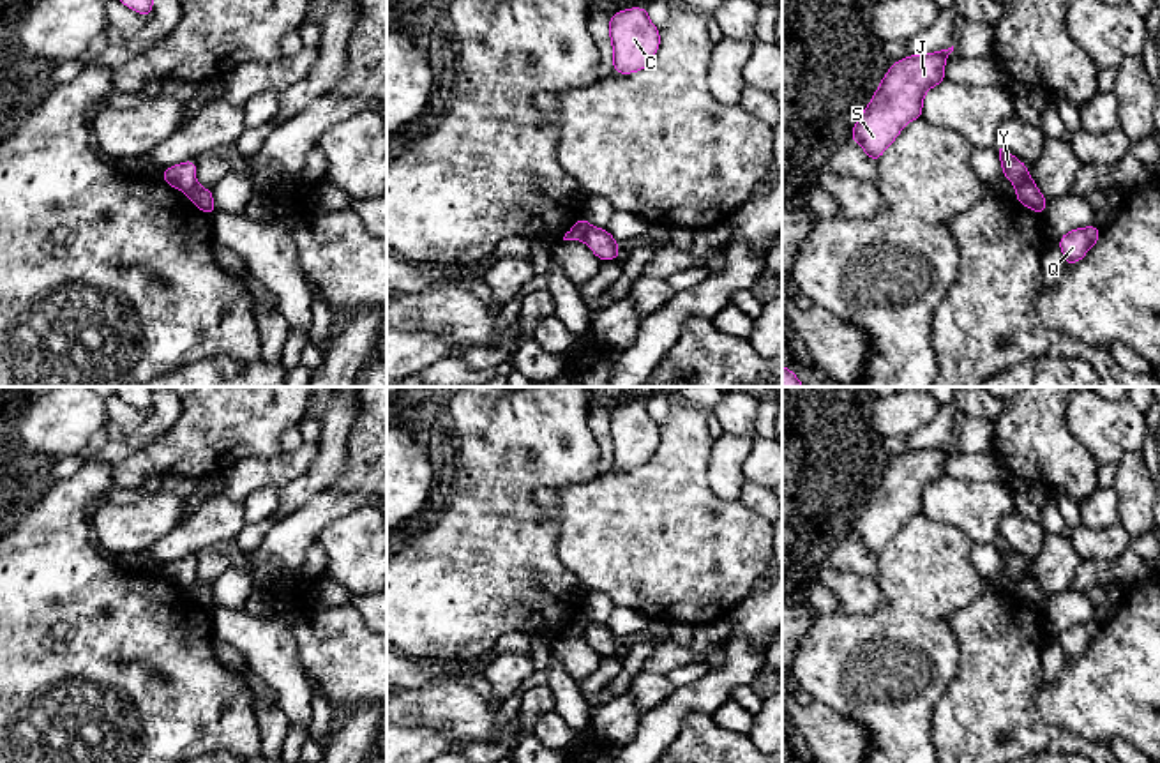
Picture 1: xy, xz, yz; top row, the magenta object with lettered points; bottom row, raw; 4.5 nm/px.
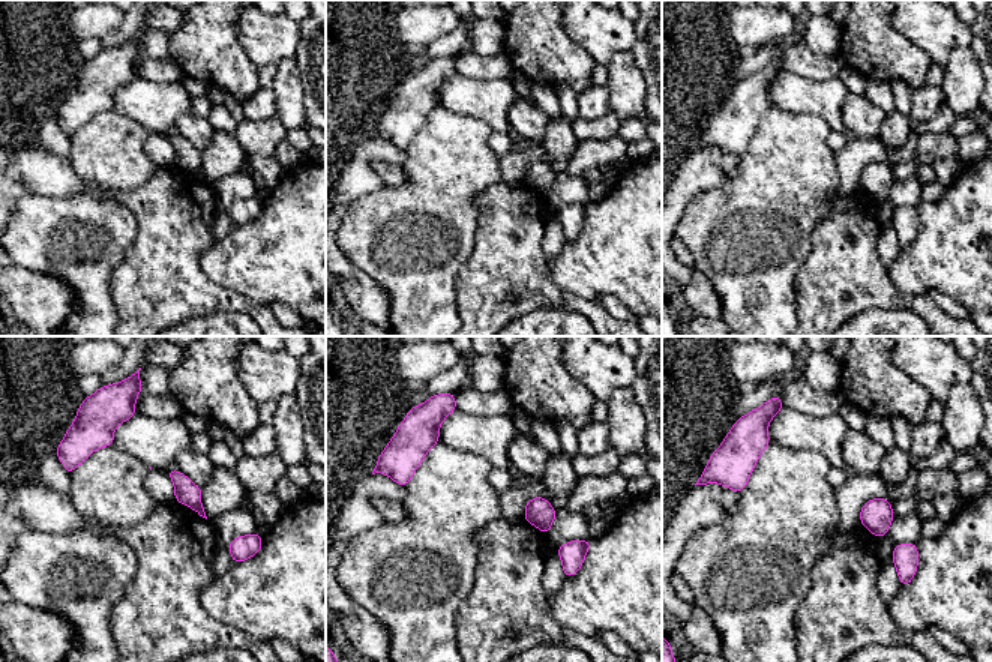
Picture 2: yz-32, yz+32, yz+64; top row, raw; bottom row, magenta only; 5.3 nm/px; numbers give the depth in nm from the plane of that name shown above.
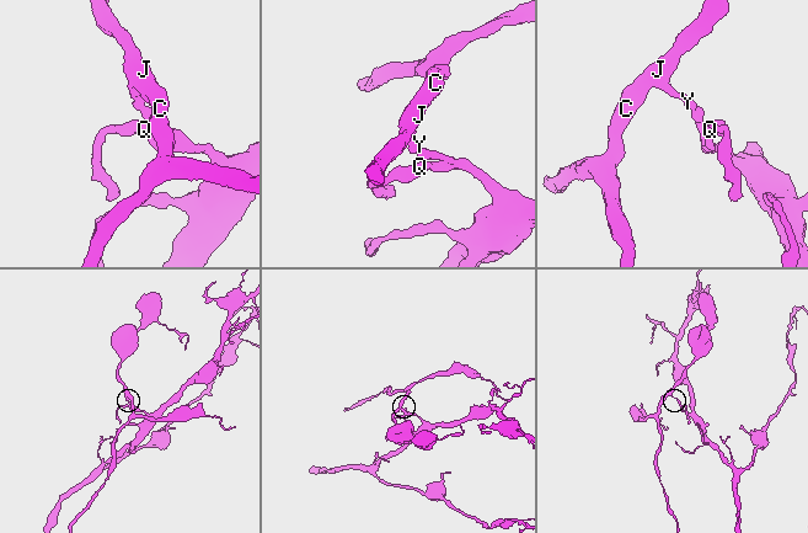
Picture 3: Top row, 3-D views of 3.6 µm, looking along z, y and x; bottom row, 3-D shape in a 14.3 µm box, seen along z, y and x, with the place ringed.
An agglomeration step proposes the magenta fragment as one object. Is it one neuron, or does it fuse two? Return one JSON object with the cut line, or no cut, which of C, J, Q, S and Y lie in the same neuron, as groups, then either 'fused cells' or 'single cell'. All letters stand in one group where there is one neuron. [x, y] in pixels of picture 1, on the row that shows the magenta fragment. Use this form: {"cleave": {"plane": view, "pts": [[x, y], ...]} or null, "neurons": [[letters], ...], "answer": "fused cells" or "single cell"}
{"cleave": {"plane": "yz", "pts": [[1030, 177], [1016, 189]]}, "neurons": [["C", "J", "S", "Y"], ["Q"]], "answer": "fused cells"}

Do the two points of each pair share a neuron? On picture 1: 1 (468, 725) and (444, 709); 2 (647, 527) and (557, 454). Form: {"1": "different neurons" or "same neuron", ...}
{"1": "same neuron", "2": "different neurons"}

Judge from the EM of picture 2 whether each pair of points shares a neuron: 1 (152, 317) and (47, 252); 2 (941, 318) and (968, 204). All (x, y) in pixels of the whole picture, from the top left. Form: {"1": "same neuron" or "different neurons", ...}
{"1": "different neurons", "2": "different neurons"}

